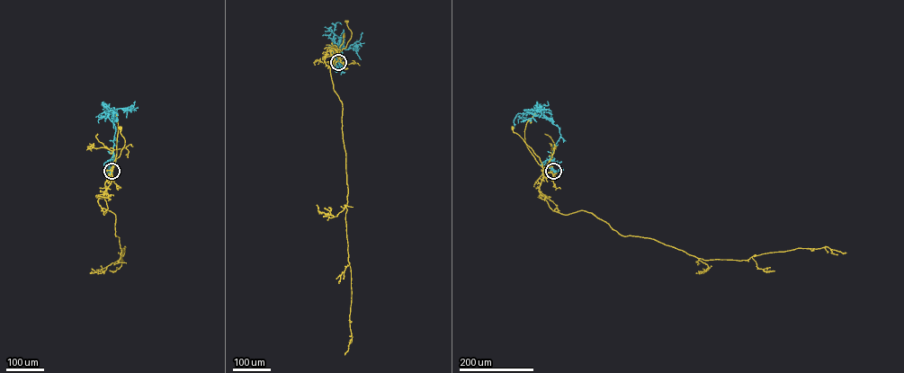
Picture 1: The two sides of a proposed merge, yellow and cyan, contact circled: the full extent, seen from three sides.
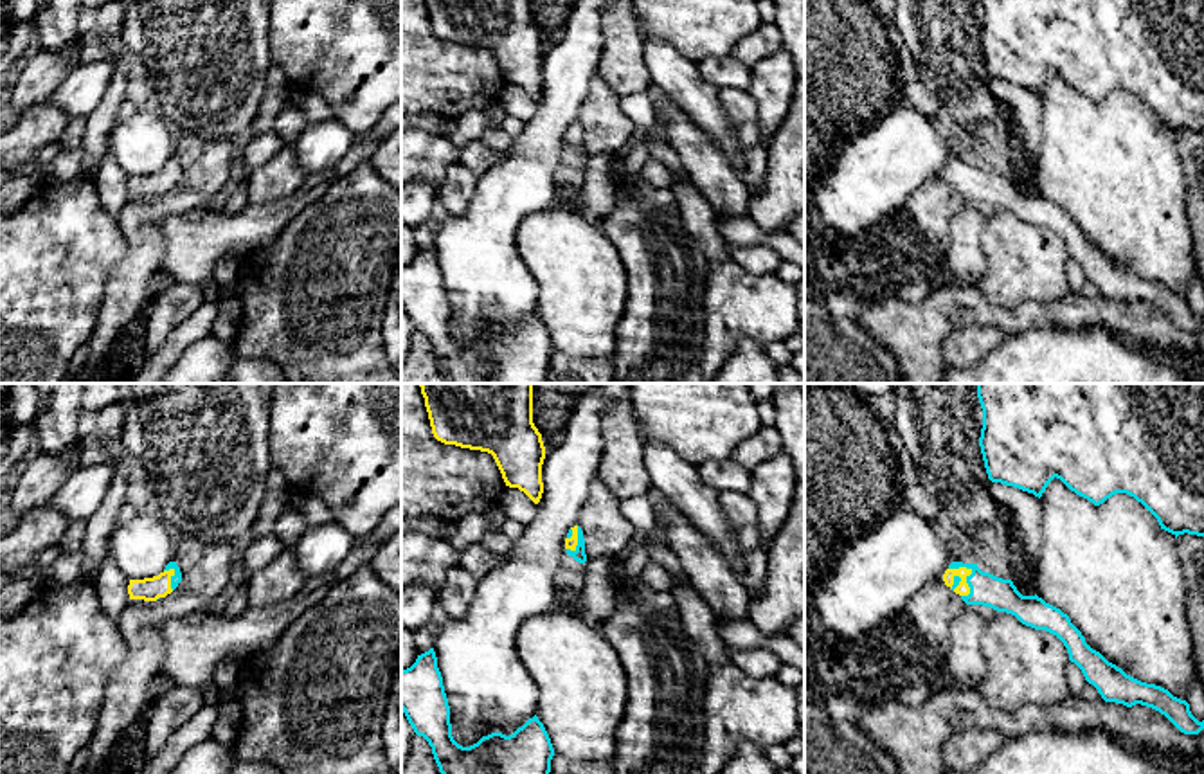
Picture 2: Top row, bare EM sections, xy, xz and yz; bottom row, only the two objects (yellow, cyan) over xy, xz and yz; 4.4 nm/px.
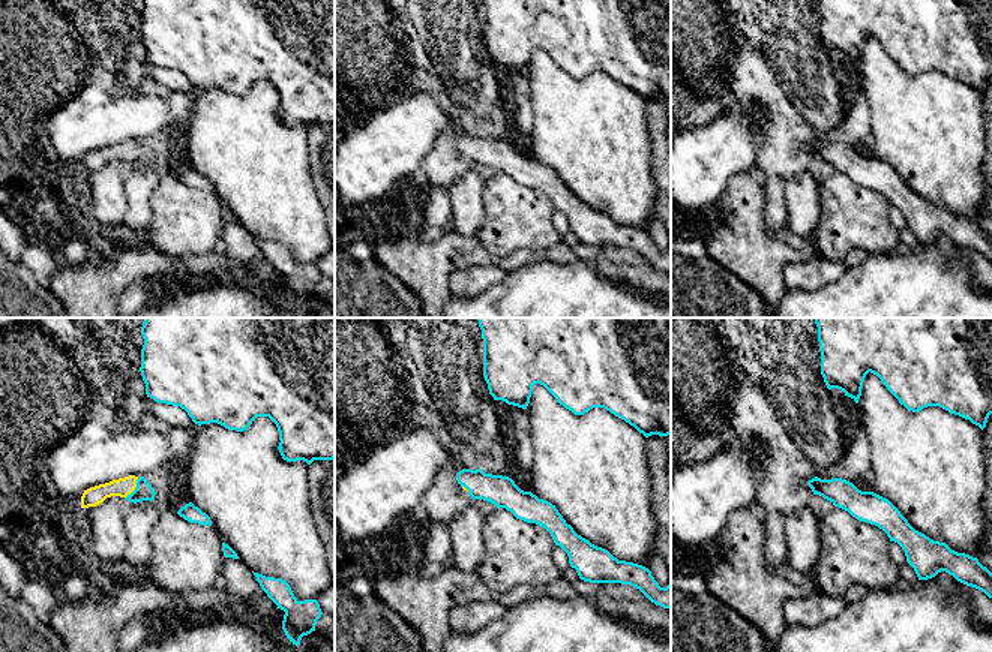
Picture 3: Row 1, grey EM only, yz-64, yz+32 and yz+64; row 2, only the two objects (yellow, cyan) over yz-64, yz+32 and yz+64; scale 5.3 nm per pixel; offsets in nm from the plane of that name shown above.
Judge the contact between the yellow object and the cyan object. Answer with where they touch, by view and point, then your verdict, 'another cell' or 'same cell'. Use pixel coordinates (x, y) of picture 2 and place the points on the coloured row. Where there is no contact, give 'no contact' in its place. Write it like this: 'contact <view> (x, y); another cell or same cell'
contact yz (970, 573); another cell

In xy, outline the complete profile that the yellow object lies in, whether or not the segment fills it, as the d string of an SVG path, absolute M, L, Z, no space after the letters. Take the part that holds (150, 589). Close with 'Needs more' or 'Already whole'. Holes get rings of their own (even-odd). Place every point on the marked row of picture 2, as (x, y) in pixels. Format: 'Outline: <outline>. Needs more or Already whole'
Outline: M169 569L153 578L130 580L128 585L130 599L157 601L158 598L166 598L167 594L173 592L171 589L173 576L175 569Z. Already whole

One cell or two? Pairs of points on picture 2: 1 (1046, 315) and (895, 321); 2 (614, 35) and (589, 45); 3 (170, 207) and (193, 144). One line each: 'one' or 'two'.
1: one
2: two
3: one

